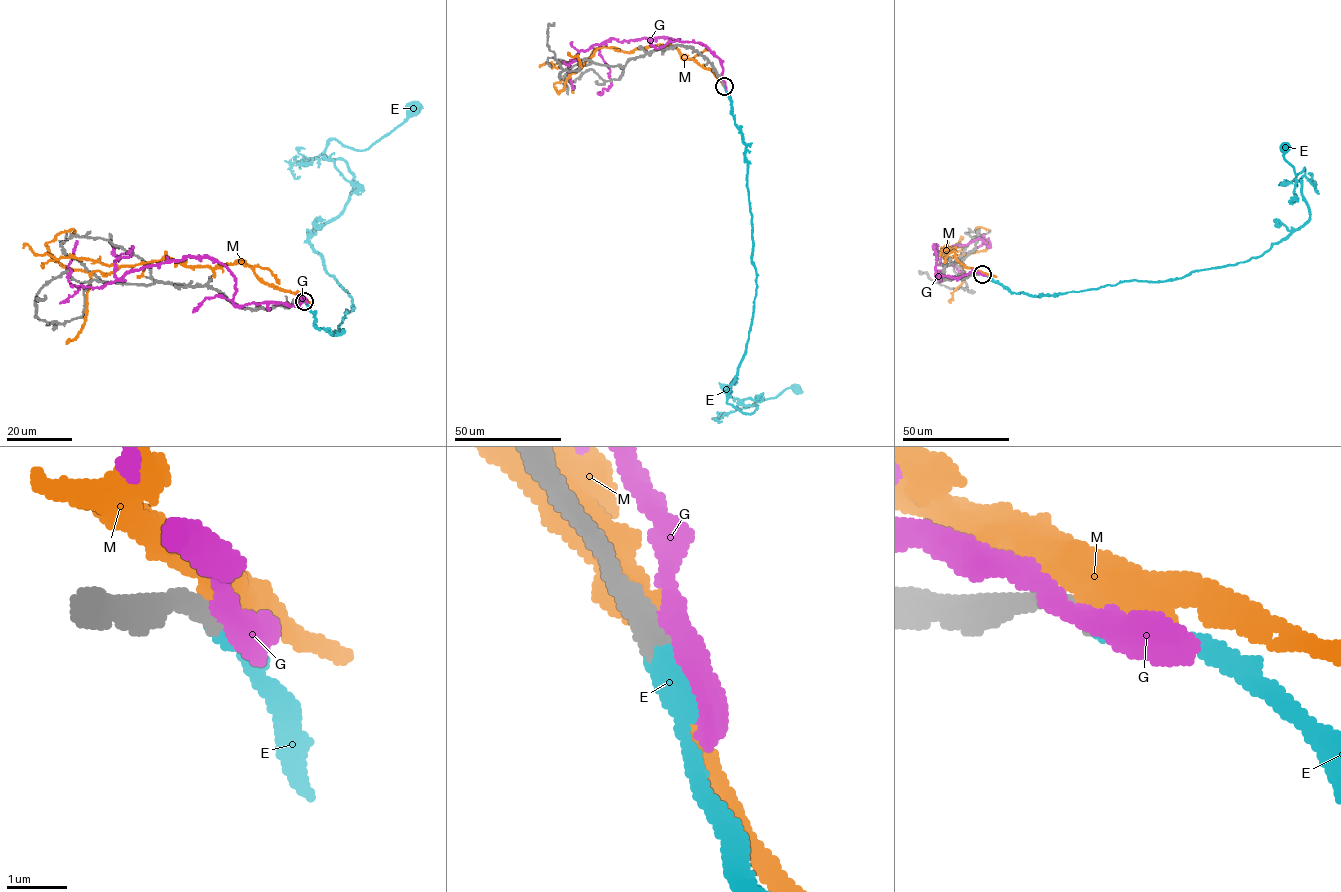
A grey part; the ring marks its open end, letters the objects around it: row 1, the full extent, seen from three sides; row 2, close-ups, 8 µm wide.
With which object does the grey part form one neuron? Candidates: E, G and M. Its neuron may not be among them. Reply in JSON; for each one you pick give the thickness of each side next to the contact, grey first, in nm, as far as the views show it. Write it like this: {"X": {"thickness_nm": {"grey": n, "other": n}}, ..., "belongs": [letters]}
{"E": {"thickness_nm": {"grey": 420, "other": 480}}, "belongs": ["E"]}

